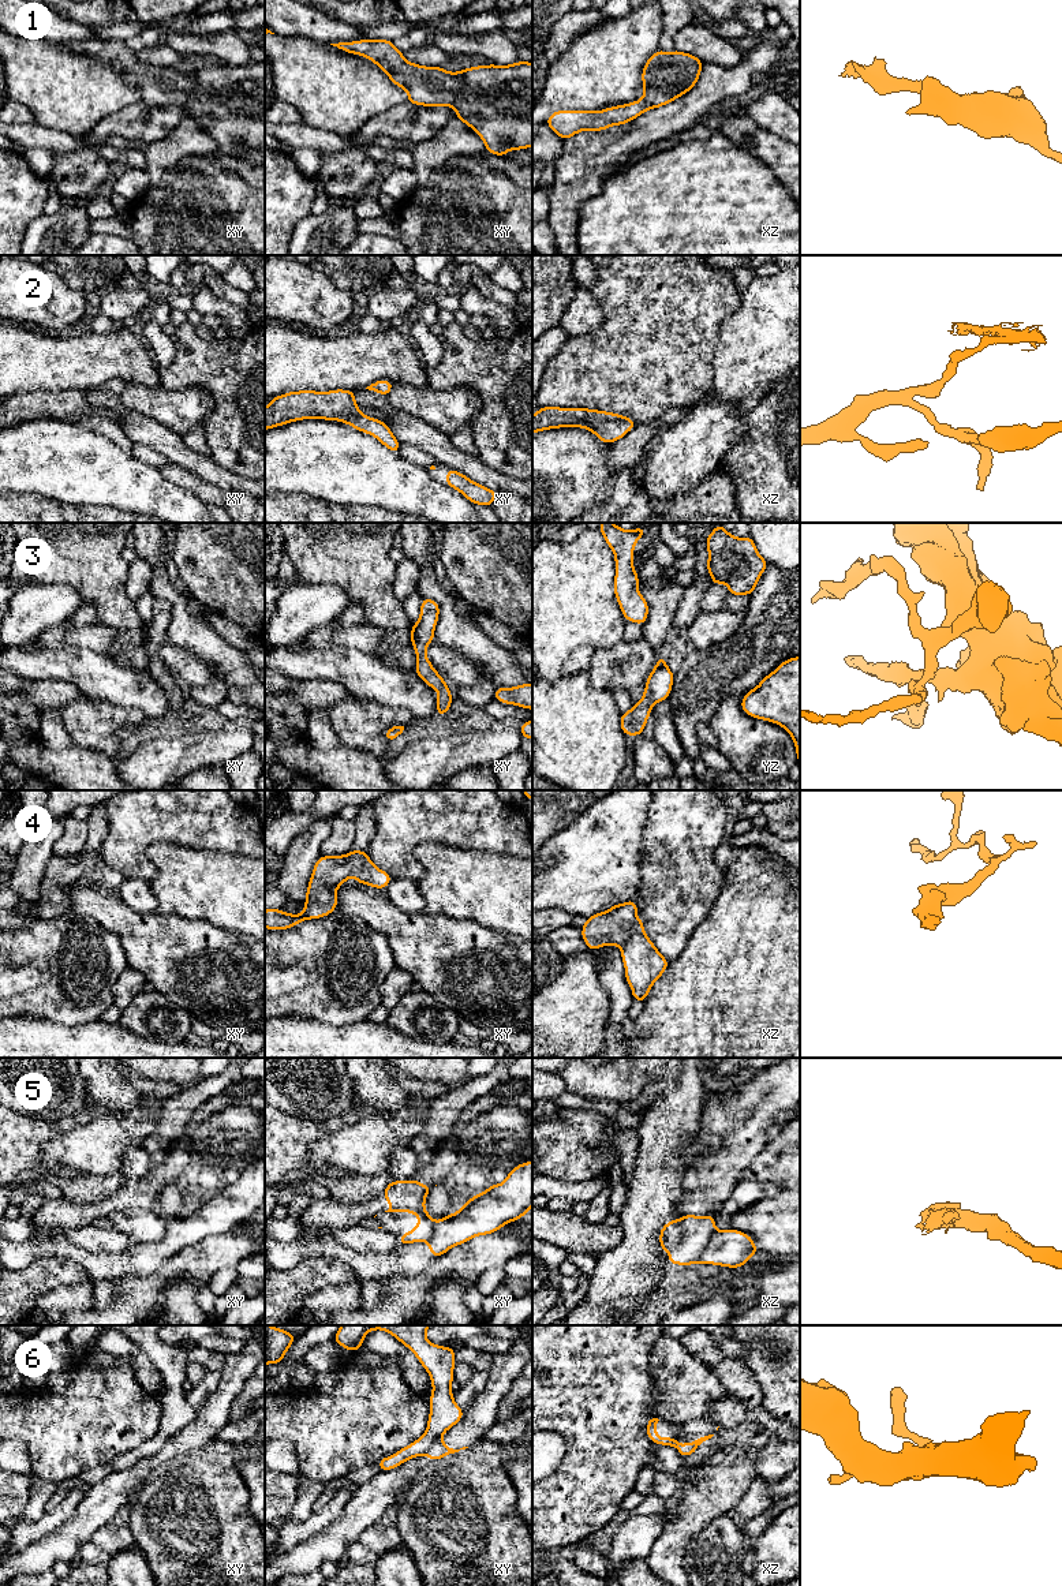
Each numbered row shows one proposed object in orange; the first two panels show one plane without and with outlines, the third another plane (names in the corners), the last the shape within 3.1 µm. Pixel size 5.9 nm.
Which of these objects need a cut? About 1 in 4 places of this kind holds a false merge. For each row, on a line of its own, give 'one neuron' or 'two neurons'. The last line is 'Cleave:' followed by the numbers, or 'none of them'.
1: one neuron
2: one neuron
3: one neuron
4: two neurons
5: two neurons
6: two neurons
Cleave: 4, 5, 6

